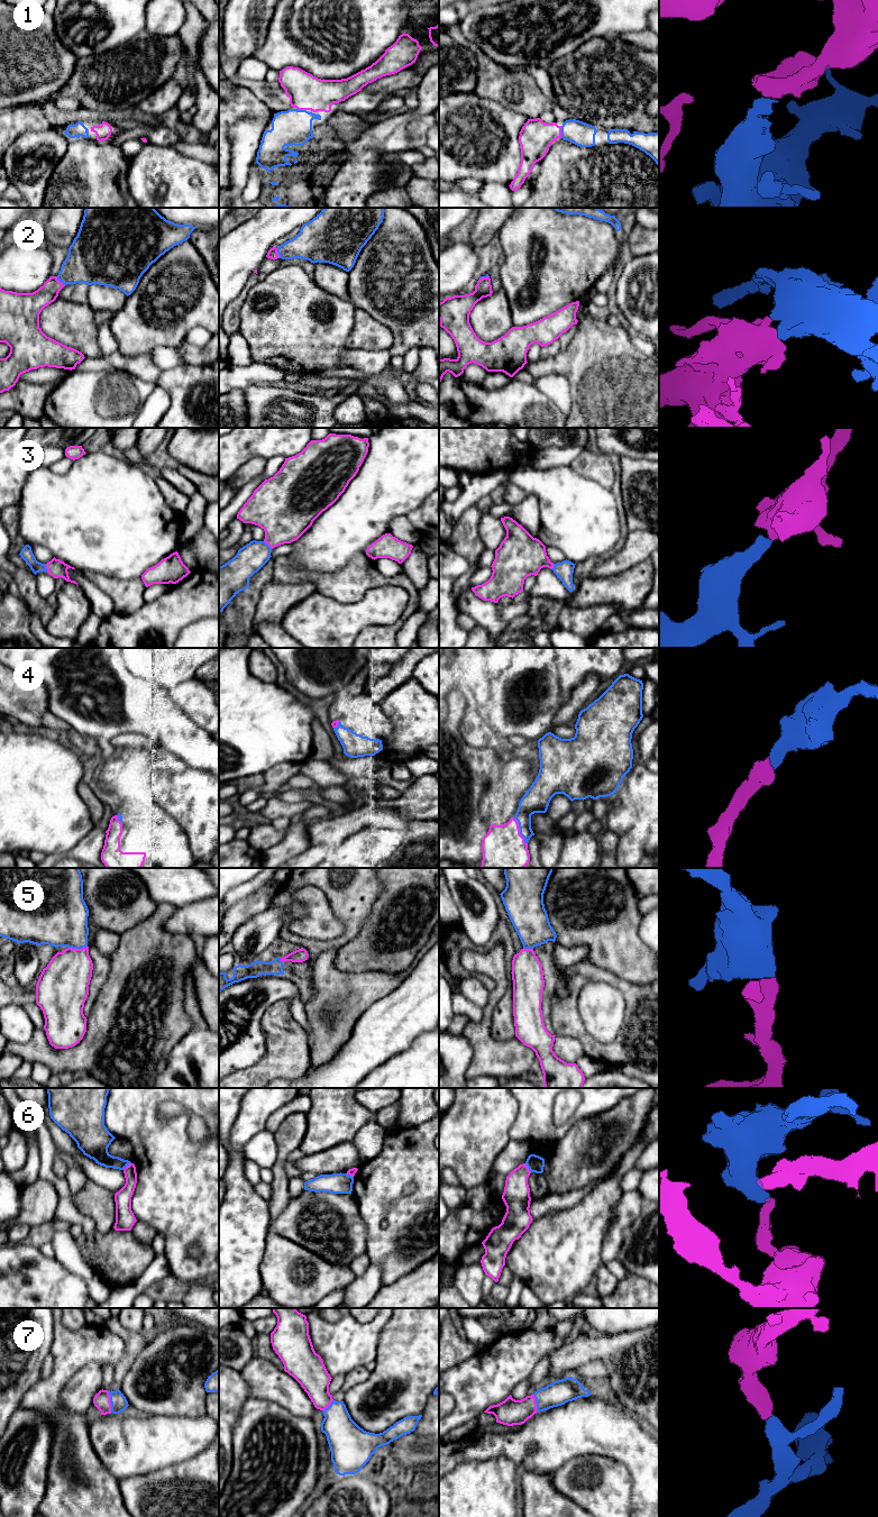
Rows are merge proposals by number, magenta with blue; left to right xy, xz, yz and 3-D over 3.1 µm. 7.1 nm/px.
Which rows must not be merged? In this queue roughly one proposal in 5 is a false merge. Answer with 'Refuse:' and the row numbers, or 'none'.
Refuse: 6

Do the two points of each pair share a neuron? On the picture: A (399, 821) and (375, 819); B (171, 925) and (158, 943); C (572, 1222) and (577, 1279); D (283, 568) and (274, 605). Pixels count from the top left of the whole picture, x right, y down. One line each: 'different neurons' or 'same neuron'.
A: same neuron
B: different neurons
C: same neuron
D: different neurons

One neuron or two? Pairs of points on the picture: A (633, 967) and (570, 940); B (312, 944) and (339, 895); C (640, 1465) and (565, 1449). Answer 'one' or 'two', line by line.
A: one
B: one
C: one

